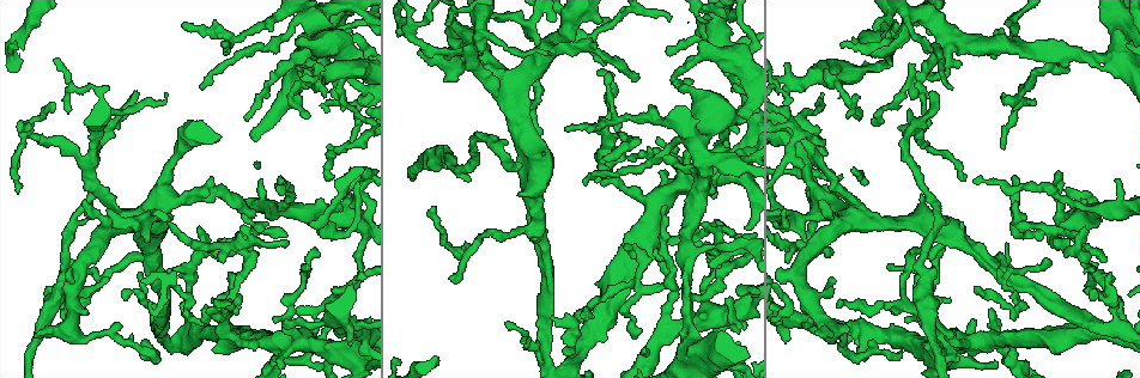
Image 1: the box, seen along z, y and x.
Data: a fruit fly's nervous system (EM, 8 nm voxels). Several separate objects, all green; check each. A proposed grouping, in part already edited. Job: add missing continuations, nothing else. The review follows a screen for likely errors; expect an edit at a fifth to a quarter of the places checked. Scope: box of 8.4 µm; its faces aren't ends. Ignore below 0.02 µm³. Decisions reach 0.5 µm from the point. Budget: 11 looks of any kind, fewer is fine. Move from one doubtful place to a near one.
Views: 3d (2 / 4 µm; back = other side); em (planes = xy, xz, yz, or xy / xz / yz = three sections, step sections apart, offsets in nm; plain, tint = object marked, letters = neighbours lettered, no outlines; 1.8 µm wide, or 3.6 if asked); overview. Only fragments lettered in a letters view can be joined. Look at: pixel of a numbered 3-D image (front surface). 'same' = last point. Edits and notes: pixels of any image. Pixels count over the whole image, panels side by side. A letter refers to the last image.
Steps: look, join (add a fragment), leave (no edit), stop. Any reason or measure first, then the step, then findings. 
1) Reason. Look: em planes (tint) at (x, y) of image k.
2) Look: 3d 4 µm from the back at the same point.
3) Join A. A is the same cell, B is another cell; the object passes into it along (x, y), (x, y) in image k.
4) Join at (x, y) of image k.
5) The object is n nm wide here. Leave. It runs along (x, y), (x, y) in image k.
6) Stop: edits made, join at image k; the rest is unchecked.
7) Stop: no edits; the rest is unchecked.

Tapers out. Look: em yz step 4 (letters) at (492, 16) of image 1.

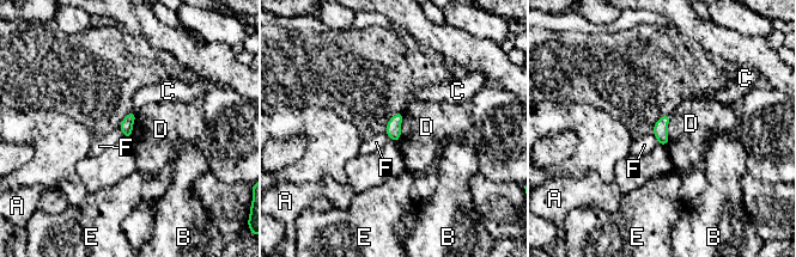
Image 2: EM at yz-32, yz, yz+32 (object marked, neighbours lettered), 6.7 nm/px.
Leave. A, B, C, D, E and F are other cells; a border runs along (670, 115), (668, 142), (664, 146) in image 2; no lettered fragment goes on from it.

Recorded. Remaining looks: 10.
Long arm stops here. Look: em xy step 16 (plain) at (133, 94) of image 1.

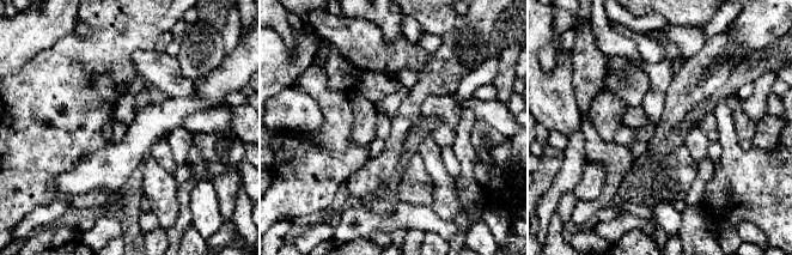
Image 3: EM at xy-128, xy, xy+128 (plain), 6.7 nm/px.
See the neighbours. Look: em xy step 16 (letters) at the same point.

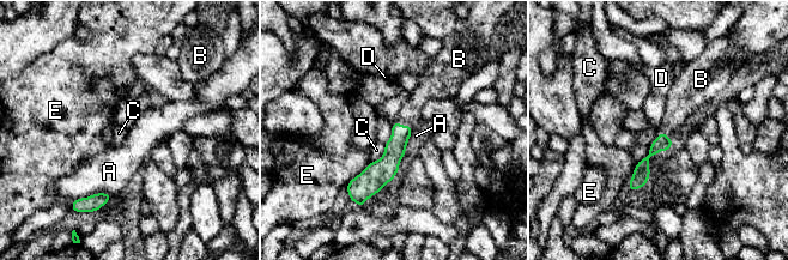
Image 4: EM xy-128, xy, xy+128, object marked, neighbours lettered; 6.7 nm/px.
The longest contact is with D, 280 nm. Join B. B is the same cell, A, C, D and E are other cells; the object passes into it along (662, 141), (665, 133), (683, 101) in image 4; it goes on there.

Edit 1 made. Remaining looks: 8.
An open end. Look: em planes (letters) at (1046, 262) of image 1.

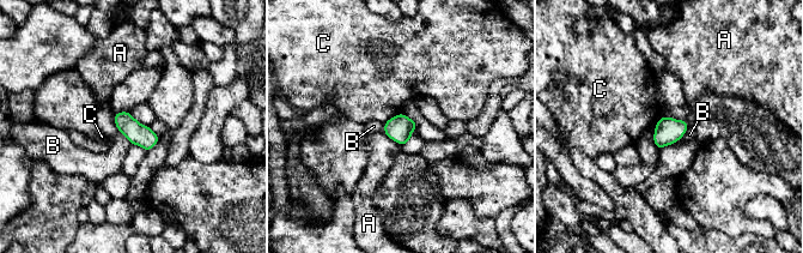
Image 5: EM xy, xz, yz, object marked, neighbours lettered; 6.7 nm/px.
The longest contact is with B, 240 nm. Leave. A, B and C are other cells; a border runs along (401, 112), (383, 122) in image 5; none of them fits.

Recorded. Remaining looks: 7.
Thick turns thin. Look: 3d 4 µm at (1116, 59) of image 1.

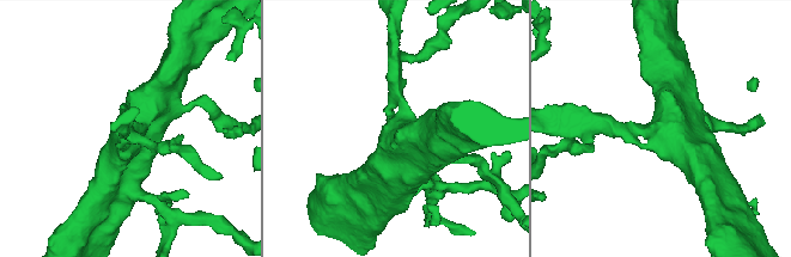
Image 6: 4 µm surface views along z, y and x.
Now the EM. Look: em planes (letters) at (400, 134) of image 6.

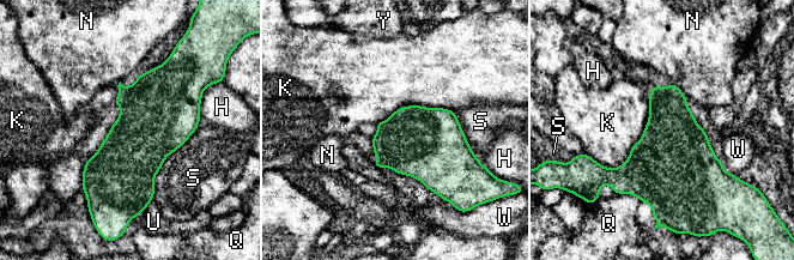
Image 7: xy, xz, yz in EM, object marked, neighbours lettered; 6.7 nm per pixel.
The object is 460 nm wide here. Leave. H, K, N, Q, S, U, W and Y are other cells; a border runs along (649, 94), (620, 164), (585, 152) in image 7; none of them fits.

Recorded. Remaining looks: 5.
Look: overview.

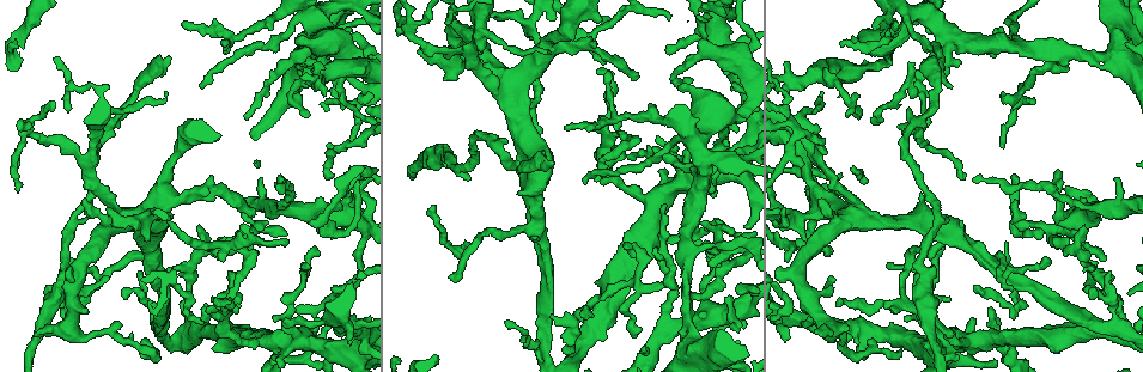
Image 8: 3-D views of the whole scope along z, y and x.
Side arm on a straight run. Look: 3d 2 µm at (150, 260) of image 8.

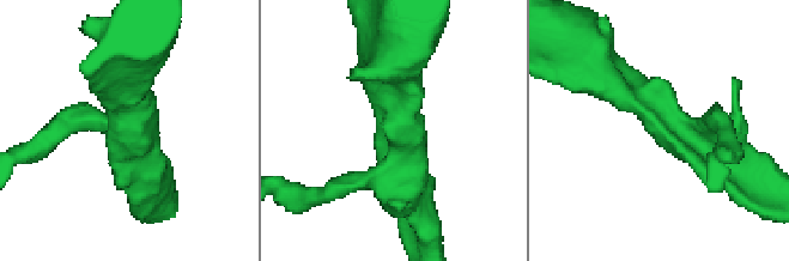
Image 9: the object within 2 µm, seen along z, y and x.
3 arms meet here; the arms are 170, 200, 280 nm wide. Look: em 3.6 µm xy step 16 (plain) at (401, 168) of image 9.

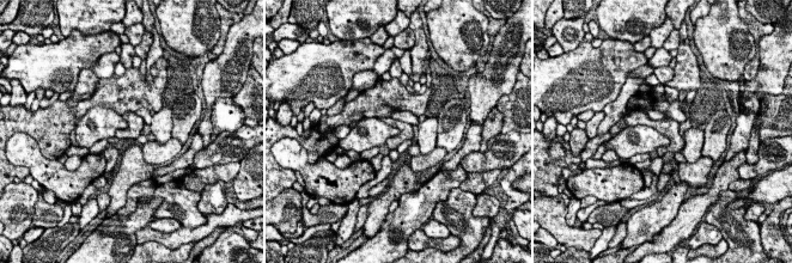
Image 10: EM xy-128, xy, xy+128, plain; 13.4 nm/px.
Look: em 3.6 µm xy step 16 (letters) at the same point.

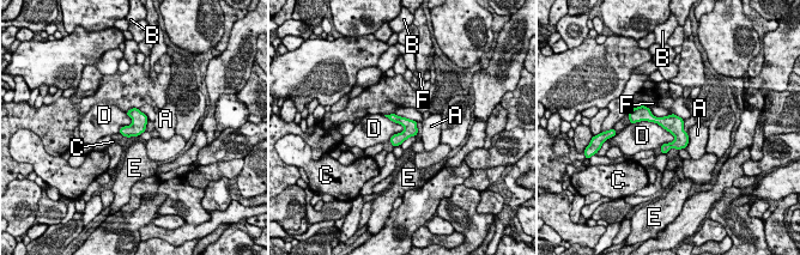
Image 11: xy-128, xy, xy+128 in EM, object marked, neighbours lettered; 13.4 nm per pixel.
Leave. A, B, C, D, E and F are other cells; it runs along (641, 116), (667, 122), (683, 145) in image 11; no lettered fragment goes on from it.

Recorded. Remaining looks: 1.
Stop: edits made, join at image 4; the rest is unchecked.

